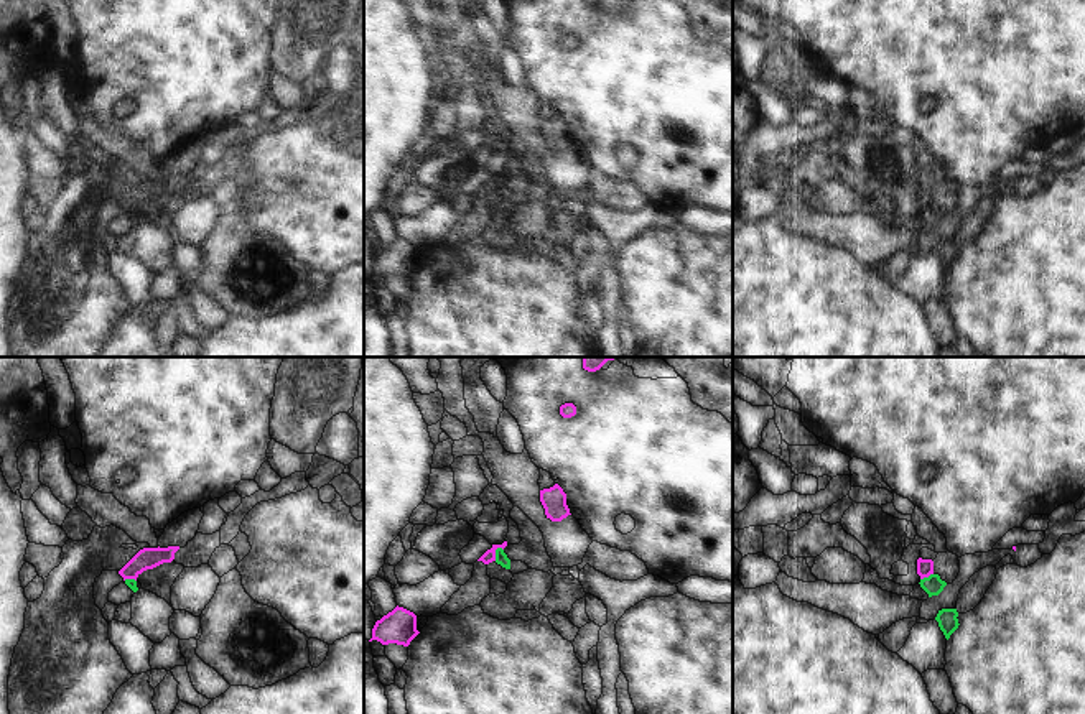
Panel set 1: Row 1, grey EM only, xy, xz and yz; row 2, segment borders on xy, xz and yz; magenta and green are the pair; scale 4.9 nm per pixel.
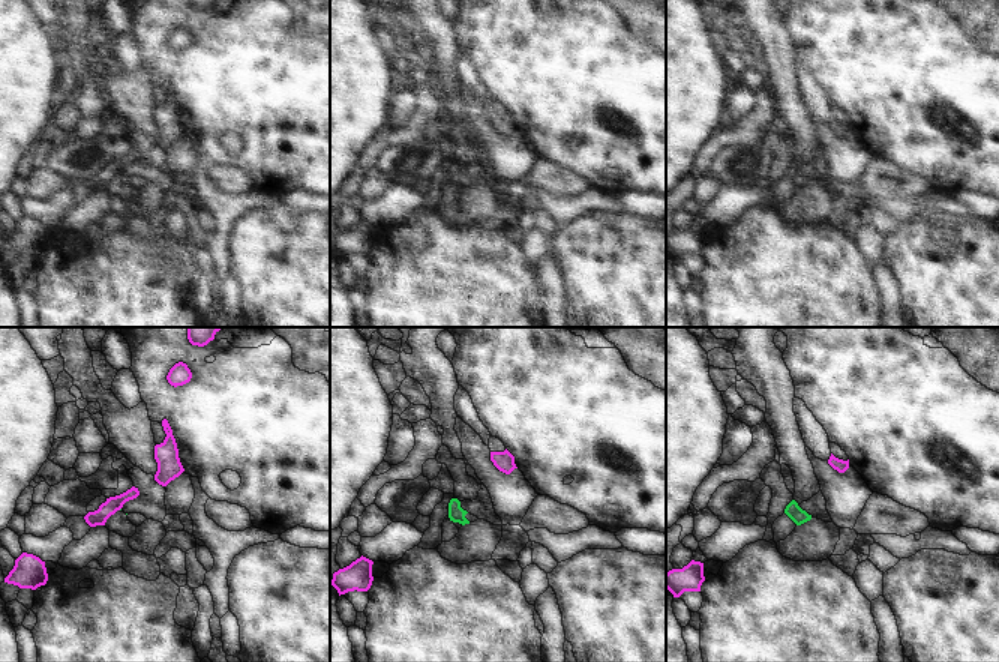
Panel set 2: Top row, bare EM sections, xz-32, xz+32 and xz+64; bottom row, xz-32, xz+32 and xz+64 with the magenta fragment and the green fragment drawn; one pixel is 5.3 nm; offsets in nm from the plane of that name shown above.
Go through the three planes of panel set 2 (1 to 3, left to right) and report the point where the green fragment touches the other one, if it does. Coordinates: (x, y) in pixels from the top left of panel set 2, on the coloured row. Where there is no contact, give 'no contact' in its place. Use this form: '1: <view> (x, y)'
1: no contact
2: no contact
3: no contact

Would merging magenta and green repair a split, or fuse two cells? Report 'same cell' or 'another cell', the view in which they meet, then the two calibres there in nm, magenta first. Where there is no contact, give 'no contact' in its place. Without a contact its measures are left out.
another cell; meets magenta in xz; 60 nm thick on the magenta side, 60 nm on the other

